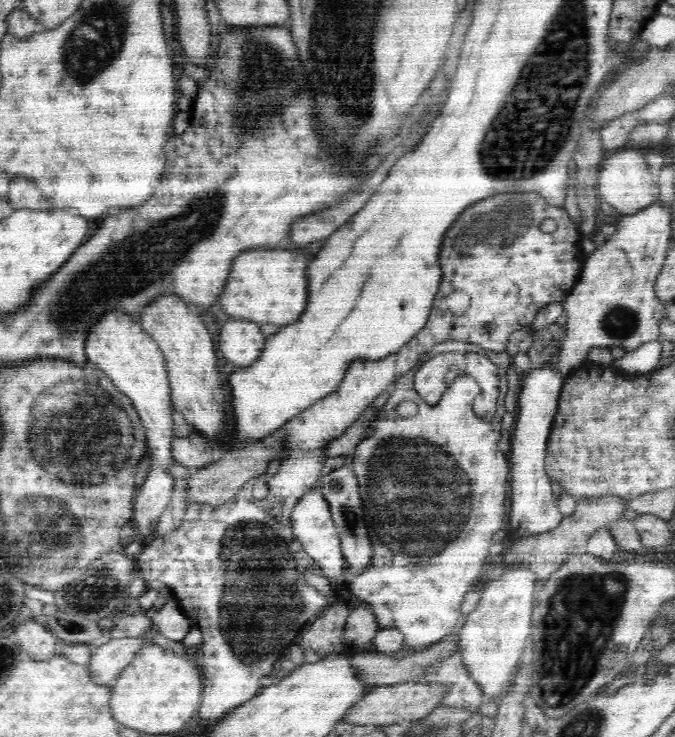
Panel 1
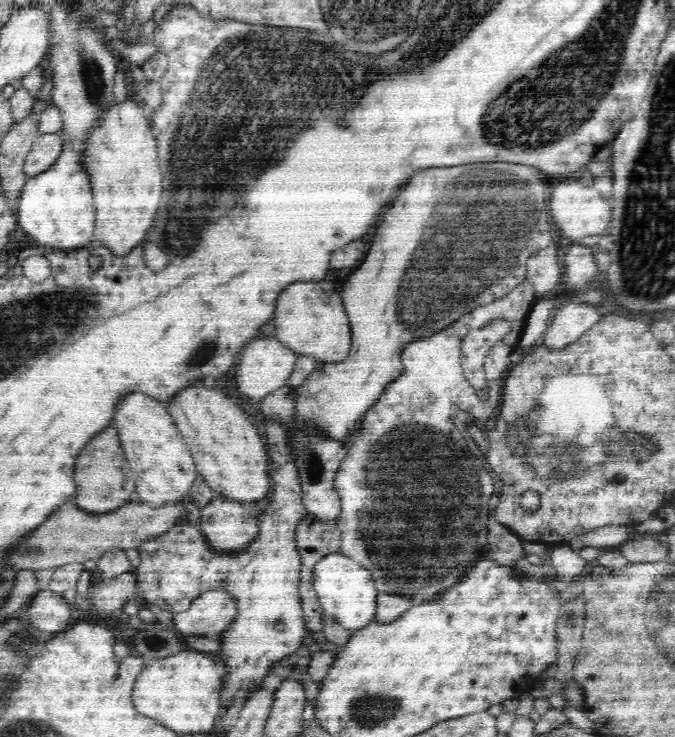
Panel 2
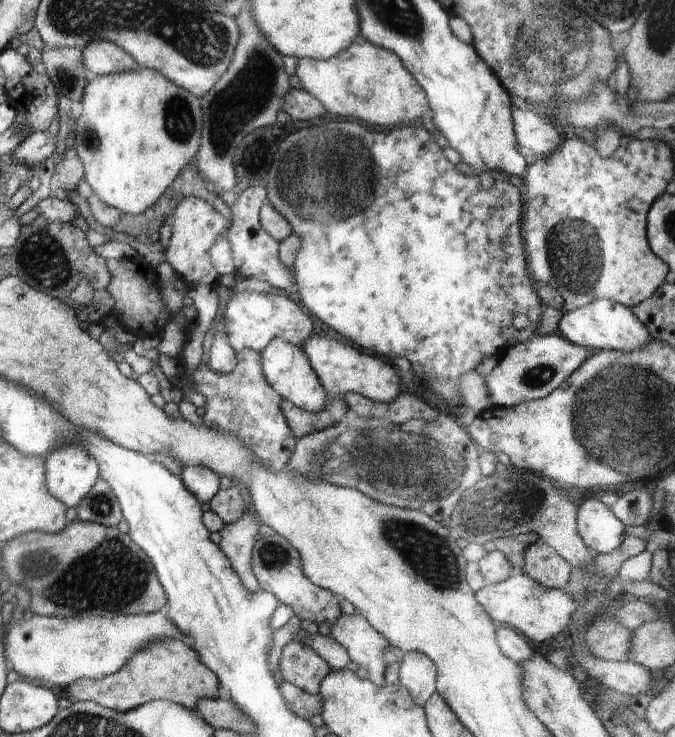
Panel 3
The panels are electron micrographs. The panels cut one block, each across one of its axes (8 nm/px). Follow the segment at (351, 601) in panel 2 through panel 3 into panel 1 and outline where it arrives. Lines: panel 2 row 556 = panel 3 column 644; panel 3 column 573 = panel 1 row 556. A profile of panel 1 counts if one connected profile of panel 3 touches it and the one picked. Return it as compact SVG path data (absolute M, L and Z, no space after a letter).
M319 488L302 495L296 508L292 510L290 523L296 539L302 544L308 556L312 557L312 560L320 566L323 576L329 580L338 576L338 580L343 582L342 572L344 572L345 562L338 531L333 522L328 502L324 499Z

